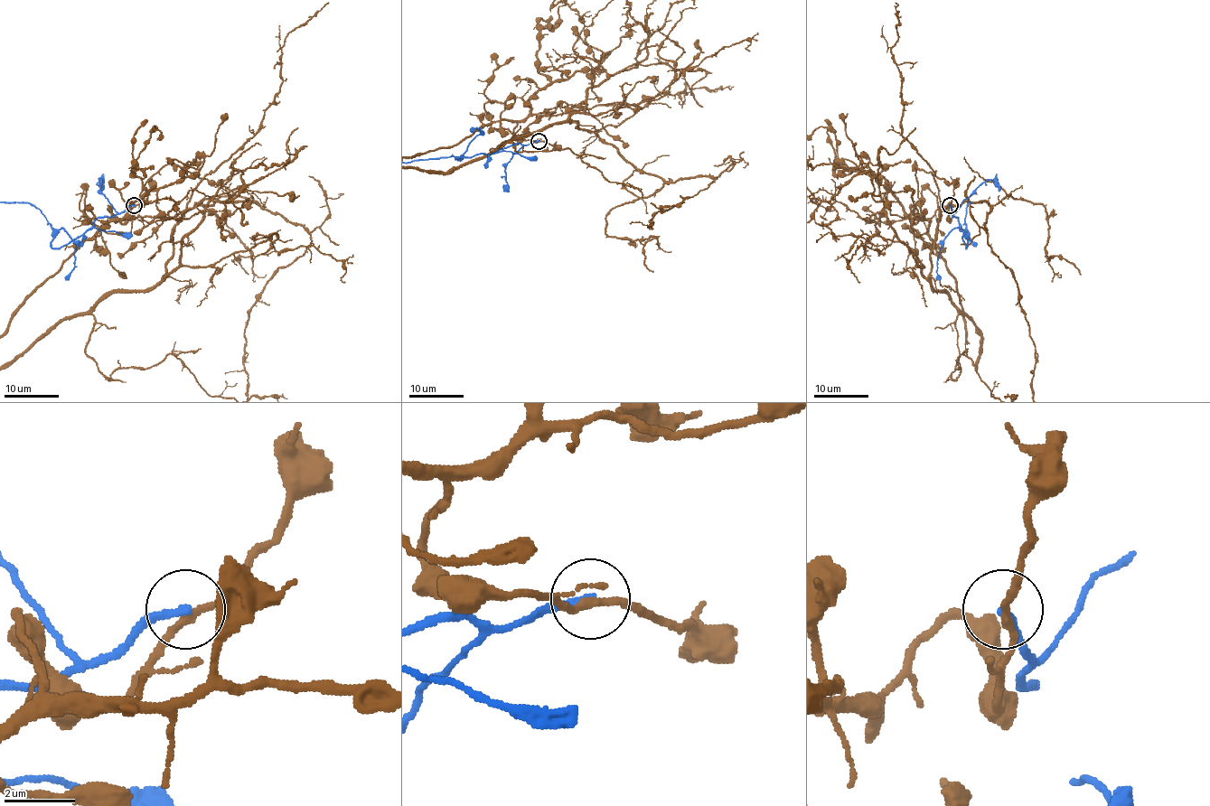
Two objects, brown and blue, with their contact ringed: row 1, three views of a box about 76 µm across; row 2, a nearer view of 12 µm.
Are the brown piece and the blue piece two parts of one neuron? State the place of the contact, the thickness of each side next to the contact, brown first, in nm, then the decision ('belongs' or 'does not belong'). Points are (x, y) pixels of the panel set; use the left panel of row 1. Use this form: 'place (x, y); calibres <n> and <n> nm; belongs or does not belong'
place (134, 205); calibres 200 and 200 nm; does not belong

